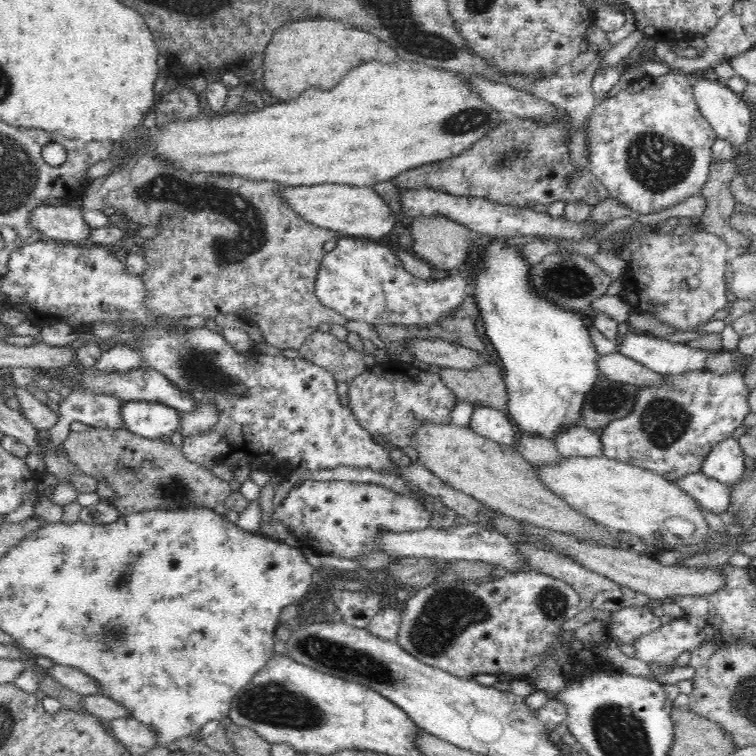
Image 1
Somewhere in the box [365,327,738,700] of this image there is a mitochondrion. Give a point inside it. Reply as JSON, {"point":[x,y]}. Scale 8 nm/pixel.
{"point":[452,610]}

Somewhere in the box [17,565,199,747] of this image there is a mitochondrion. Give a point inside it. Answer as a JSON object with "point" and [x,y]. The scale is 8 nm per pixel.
{"point":[113,636]}

